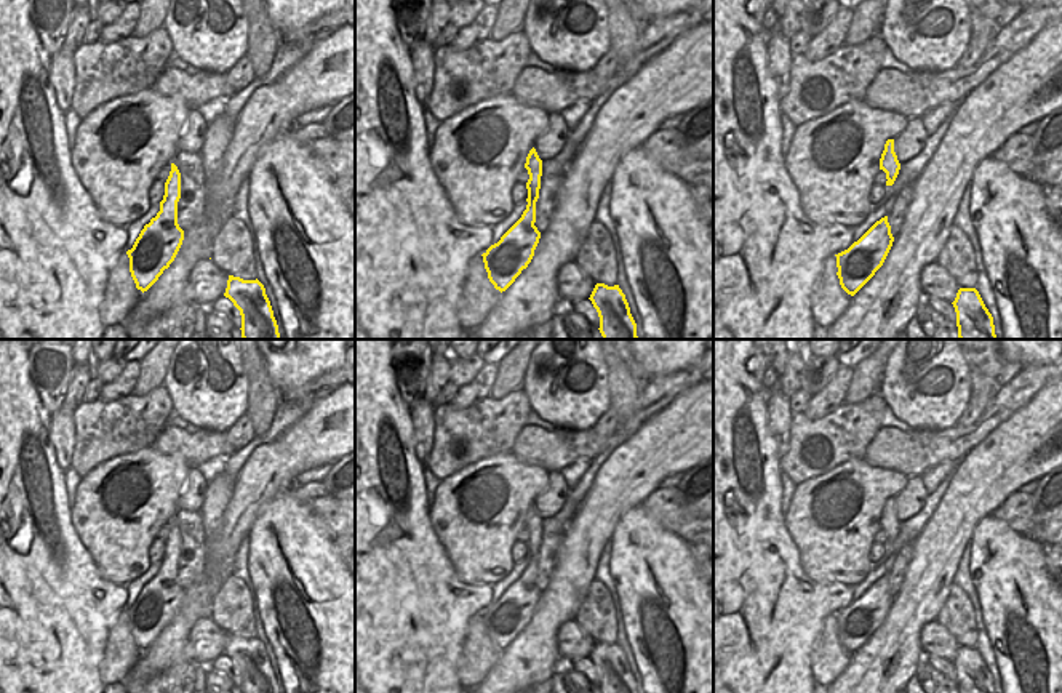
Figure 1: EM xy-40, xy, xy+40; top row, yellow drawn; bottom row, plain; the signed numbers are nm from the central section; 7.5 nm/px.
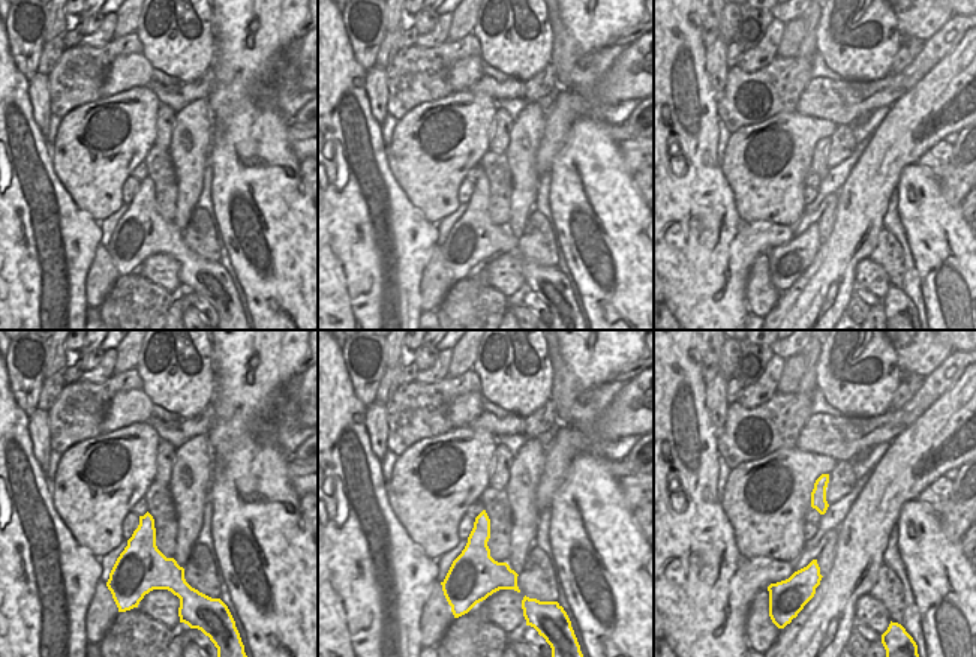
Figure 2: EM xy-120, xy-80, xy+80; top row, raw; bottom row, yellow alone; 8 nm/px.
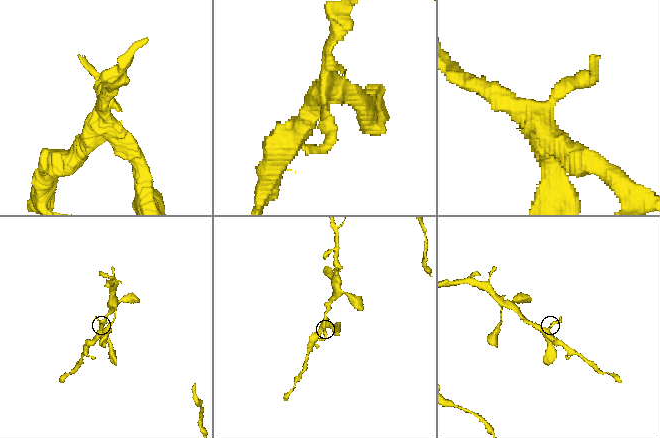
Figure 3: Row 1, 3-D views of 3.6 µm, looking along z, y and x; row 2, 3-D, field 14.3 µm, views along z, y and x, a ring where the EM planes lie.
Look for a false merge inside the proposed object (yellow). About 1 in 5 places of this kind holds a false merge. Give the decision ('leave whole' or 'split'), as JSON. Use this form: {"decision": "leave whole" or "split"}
{"decision": "leave whole"}

